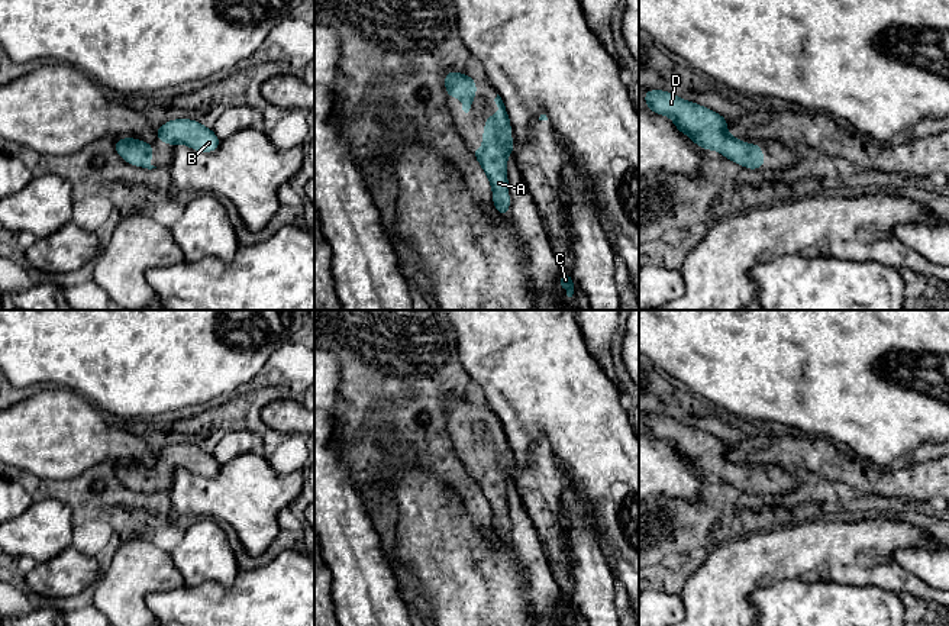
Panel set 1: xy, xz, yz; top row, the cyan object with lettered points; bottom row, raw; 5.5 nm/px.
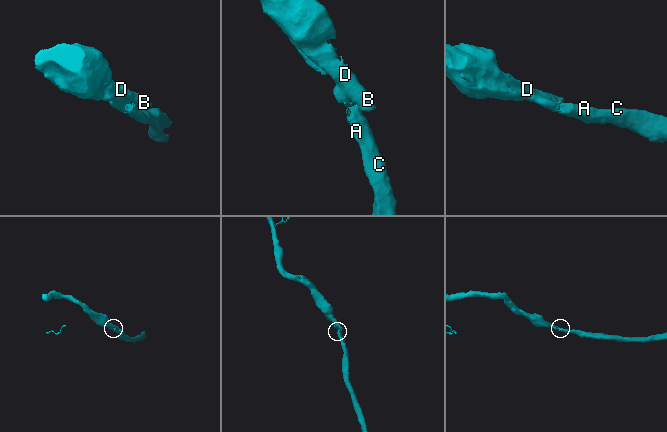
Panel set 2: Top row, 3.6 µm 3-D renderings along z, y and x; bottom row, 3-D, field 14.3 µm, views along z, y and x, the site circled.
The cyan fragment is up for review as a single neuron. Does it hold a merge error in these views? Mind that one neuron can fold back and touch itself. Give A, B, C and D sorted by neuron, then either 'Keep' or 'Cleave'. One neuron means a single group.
Groups: A B C D. Keep

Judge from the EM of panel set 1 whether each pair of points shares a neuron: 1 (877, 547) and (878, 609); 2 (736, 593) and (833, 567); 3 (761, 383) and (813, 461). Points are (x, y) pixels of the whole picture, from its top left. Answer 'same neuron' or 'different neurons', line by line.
1: different neurons
2: same neuron
3: different neurons

